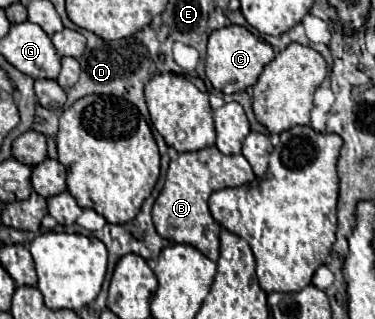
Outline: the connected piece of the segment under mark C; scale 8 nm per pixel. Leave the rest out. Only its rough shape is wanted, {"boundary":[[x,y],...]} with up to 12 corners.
{"boundary":[[243,26],[209,36],[205,74],[237,94],[255,86],[275,58],[271,44]]}

